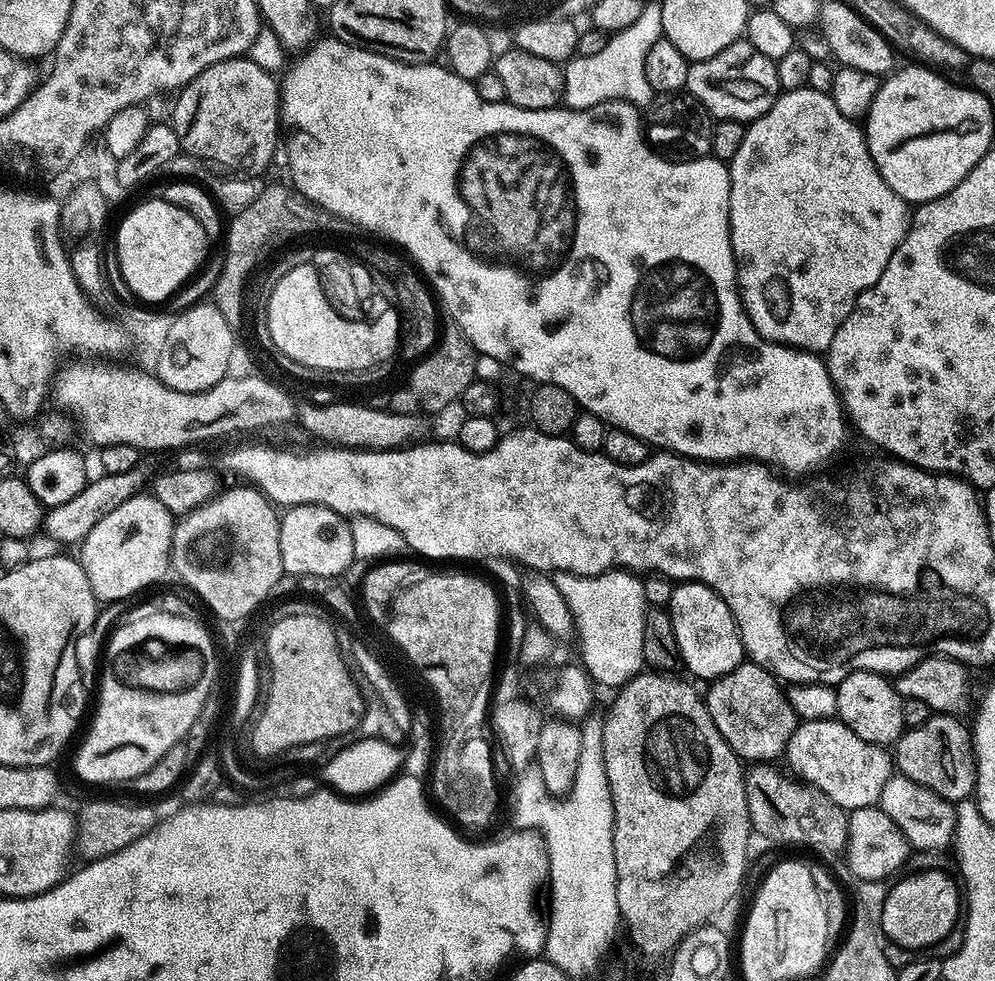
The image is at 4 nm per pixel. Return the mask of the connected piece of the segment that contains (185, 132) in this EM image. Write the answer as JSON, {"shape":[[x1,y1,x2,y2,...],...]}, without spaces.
{"shape":[[236,56,233,60,223,60,210,66,185,88,179,89,175,97,177,100,172,108,170,123,178,134,181,149,200,160,221,164,224,168,241,168,239,171,244,174,263,173,263,168,271,162,272,155,276,152,276,139,280,136,280,128,282,129,281,91,277,77,262,70,262,66,258,66,258,62,250,58]]}

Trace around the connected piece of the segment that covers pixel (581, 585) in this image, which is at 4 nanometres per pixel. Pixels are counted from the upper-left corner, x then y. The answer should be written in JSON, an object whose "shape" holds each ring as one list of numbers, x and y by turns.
{"shape":[[613,570,600,576,553,572,550,577,576,618,584,671,593,685,618,690,645,667,642,654,642,622,646,611,643,579,628,570]]}

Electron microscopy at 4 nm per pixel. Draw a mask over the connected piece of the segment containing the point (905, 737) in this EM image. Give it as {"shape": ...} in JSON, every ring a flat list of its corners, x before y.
{"shape":[[934,714,922,726,902,733,894,745,894,764,899,775,934,790,944,800,967,800,976,790,976,759,972,754,972,736,967,723,952,714]]}

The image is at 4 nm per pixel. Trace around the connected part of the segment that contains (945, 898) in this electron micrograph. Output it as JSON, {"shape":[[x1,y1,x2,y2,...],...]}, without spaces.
{"shape":[[916,872,913,876,903,876,888,889,888,897,882,906,881,930,899,948,931,949,933,944,941,942,952,928,957,927,962,916,961,889,957,881,952,881,944,872]]}

